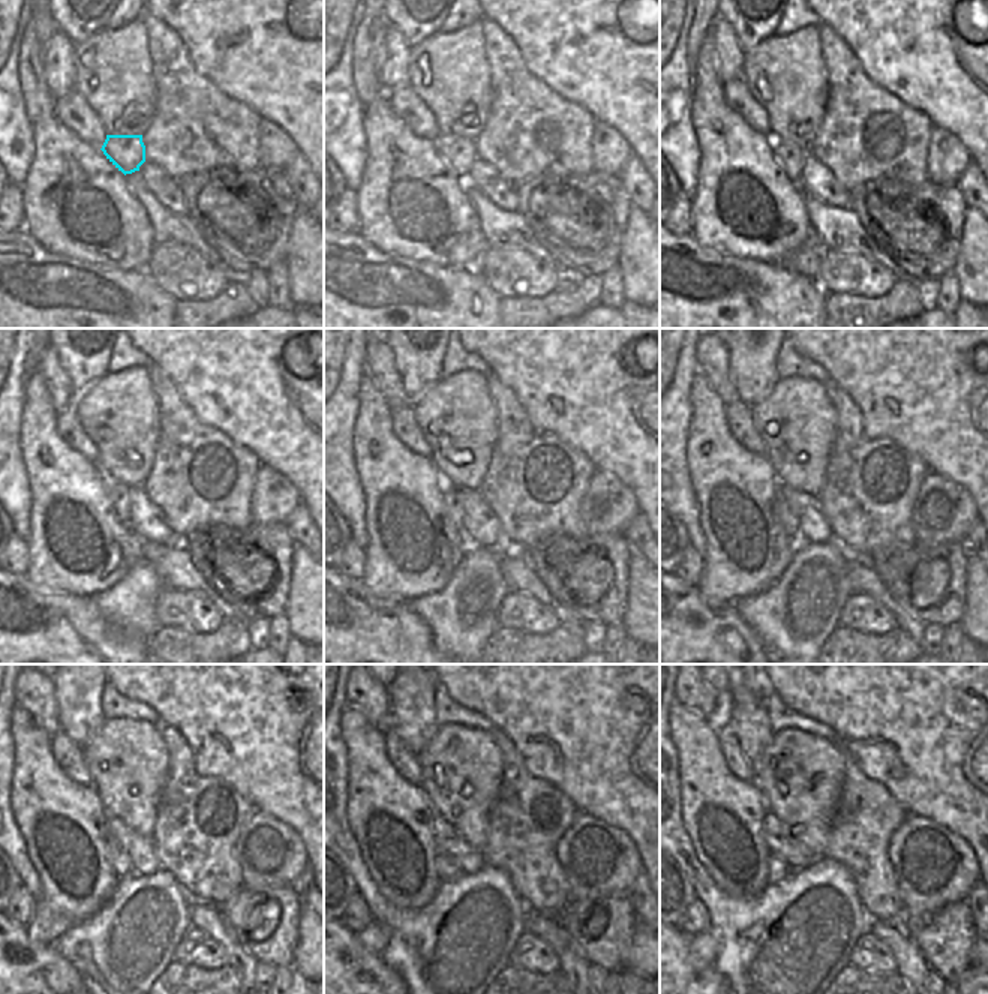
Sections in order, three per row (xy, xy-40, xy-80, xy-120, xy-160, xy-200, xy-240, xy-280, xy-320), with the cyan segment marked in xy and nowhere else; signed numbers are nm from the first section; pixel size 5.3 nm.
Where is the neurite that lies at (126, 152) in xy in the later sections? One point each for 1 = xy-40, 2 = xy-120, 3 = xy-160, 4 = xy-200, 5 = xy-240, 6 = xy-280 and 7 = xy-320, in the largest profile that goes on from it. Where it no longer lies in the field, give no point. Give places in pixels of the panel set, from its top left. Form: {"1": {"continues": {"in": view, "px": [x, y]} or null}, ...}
{"1": {"continues": {"in": "xy-40", "px": [459, 153]}}, "2": {"continues": {"in": "xy-120", "px": [119, 494]}}, "3": {"continues": {"in": "xy-160", "px": [452, 496]}}, "4": {"continues": {"in": "xy-200", "px": [784, 511]}}, "5": {"continues": {"in": "xy-240", "px": [120, 859]}}, "6": {"continues": {"in": "xy-280", "px": [446, 868]}}, "7": {"continues": {"in": "xy-320", "px": [778, 868]}}}

